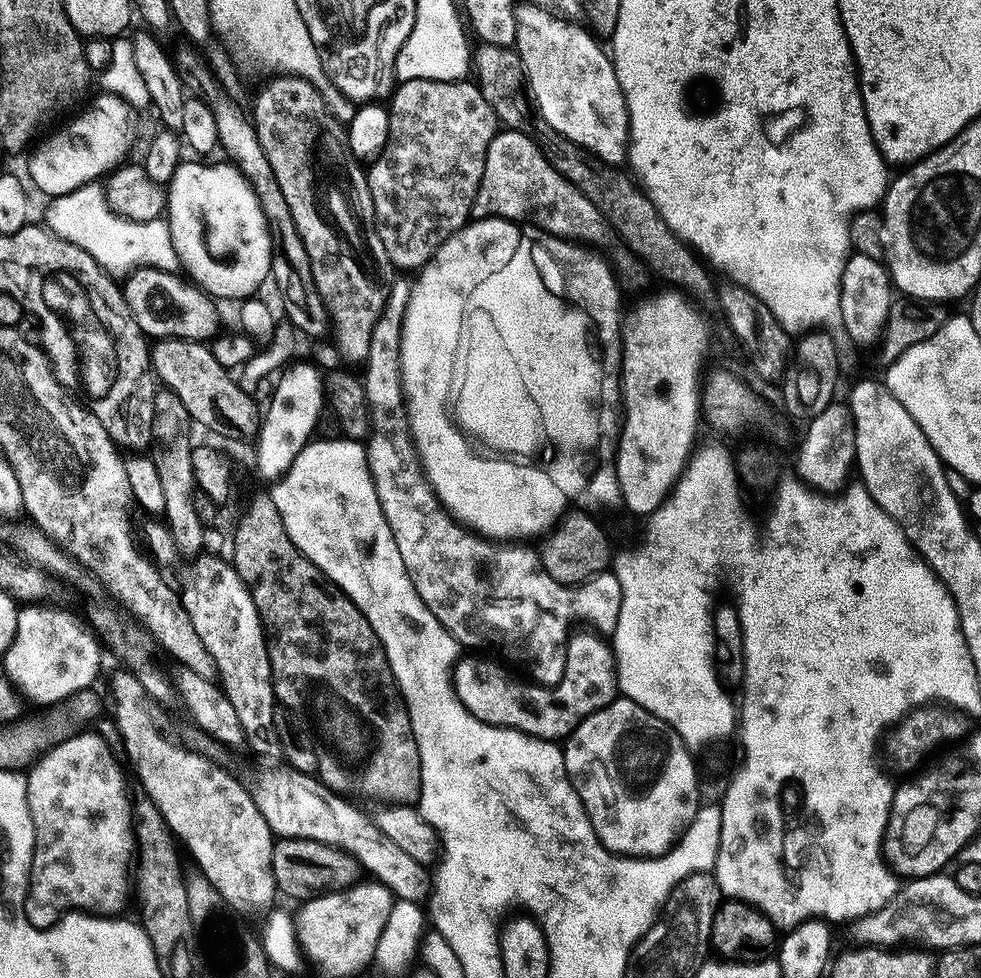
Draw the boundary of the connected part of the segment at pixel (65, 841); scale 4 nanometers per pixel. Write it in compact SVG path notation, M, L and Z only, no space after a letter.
M77 731L75 736L69 736L58 746L54 746L44 753L35 764L27 769L28 781L28 805L30 806L30 818L34 818L34 834L36 845L34 846L34 858L32 859L32 873L28 879L28 891L30 900L41 904L44 908L64 908L60 910L75 910L85 914L95 914L105 918L116 918L128 904L128 895L134 892L134 866L132 870L132 855L138 852L138 836L132 832L132 800L128 797L128 784L124 781L124 772L112 753L112 748L96 732Z

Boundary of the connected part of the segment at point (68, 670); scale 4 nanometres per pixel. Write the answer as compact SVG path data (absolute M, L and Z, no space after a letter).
M60 606L21 607L16 637L3 653L3 675L25 701L40 704L36 706L56 704L72 692L90 688L100 672L101 645L97 637L91 631L83 632L68 612Z

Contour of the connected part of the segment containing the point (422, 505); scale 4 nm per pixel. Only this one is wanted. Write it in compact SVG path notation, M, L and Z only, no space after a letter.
M381 326L374 330L374 338L370 346L370 354L366 361L366 369L368 374L362 378L364 385L364 393L368 396L368 414L370 417L371 435L366 440L366 451L368 454L368 469L372 472L372 481L376 487L378 494L378 502L384 511L386 522L390 526L390 530L394 534L394 542L398 542L398 550L402 554L402 562L406 566L408 576L416 584L416 589L420 592L420 597L426 602L426 606L433 610L440 610L444 604L444 596L449 596L452 599L452 604L464 616L480 616L482 623L488 627L488 636L509 656L512 660L520 660L520 664L529 672L530 675L536 679L535 683L540 686L551 686L557 684L562 678L564 663L567 658L568 641L570 639L570 631L568 627L571 626L572 620L585 620L588 624L593 624L597 628L595 631L608 632L608 634L615 633L618 627L620 618L620 607L622 606L622 590L618 578L608 570L599 574L593 575L592 581L589 584L580 584L577 588L567 588L567 583L558 581L550 575L542 563L542 556L539 551L531 552L530 549L524 548L528 546L509 546L504 542L493 542L491 539L485 538L467 528L460 523L459 520L453 518L448 509L440 503L435 492L432 491L432 485L428 483L428 477L424 475L424 468L420 465L420 457L416 454L416 445L412 442L412 434L408 426L408 414L404 402L404 385L400 383L400 329L393 326Z

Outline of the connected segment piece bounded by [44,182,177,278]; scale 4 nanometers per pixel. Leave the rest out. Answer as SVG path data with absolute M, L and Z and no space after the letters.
M99 183L74 188L64 196L49 199L47 203L44 216L48 219L48 231L66 242L77 244L79 248L85 248L113 277L127 278L139 268L153 266L168 270L177 263L167 223L163 219L134 222L114 214L104 201L104 189Z

